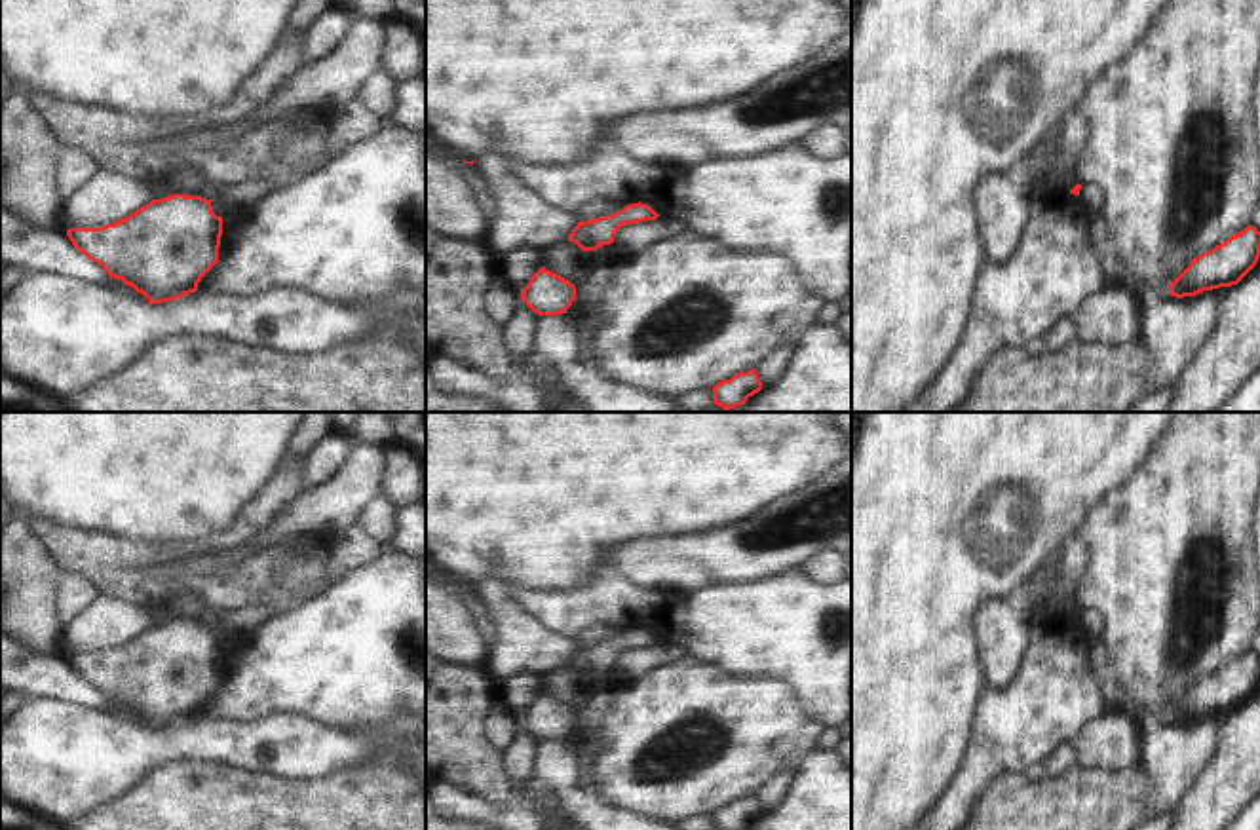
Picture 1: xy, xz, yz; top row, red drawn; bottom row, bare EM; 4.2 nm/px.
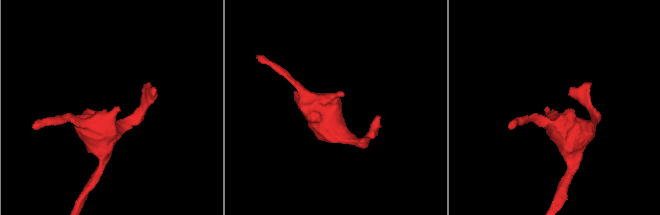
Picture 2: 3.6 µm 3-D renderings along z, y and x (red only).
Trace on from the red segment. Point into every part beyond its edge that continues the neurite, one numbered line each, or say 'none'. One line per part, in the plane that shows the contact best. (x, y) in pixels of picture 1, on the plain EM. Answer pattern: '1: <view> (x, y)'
none.

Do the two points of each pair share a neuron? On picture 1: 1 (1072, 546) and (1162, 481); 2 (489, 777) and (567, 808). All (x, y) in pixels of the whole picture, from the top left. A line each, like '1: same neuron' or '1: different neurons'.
1: different neurons
2: different neurons

